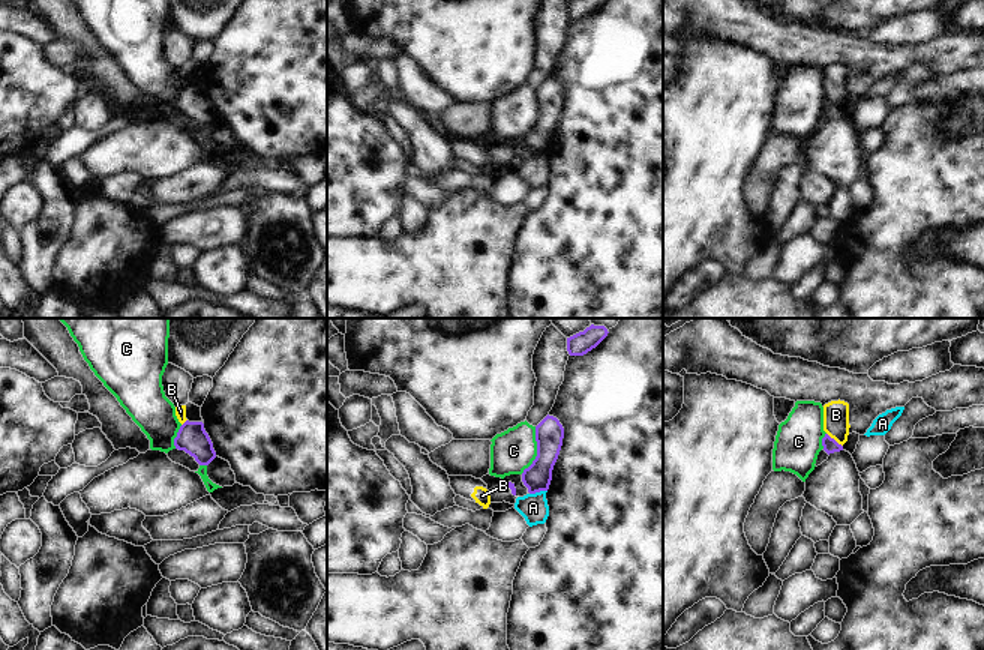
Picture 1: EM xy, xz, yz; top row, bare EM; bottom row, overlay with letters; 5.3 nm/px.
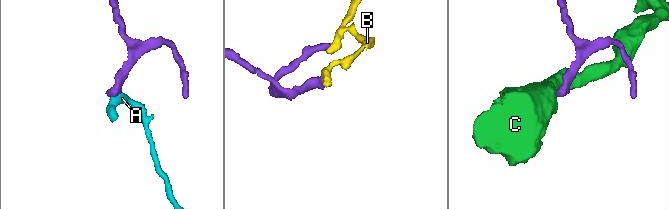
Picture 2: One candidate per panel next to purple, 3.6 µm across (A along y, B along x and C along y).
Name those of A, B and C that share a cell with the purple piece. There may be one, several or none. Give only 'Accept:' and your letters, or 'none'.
Accept: none

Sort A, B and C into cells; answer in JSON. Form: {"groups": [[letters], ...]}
{"groups": [["A"], ["B"], ["C"]]}

